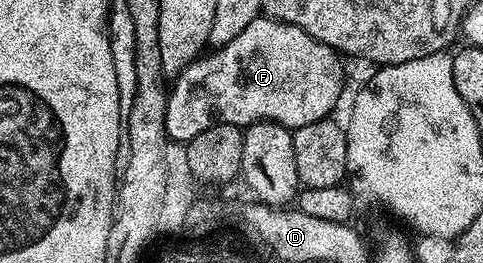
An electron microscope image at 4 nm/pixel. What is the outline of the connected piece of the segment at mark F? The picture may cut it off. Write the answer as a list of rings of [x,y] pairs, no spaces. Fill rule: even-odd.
[[[259,16],[256,20],[252,20],[252,24],[248,24],[248,28],[244,28],[244,32],[240,32],[240,36],[236,36],[236,40],[228,40],[228,44],[224,44],[223,46],[219,46],[199,55],[173,79],[166,101],[166,135],[171,141],[187,143],[198,136],[200,132],[204,132],[205,129],[224,122],[243,128],[251,126],[253,122],[279,122],[281,126],[285,126],[287,130],[293,132],[300,128],[304,128],[304,124],[312,124],[313,122],[319,122],[321,118],[329,118],[335,113],[333,111],[334,105],[337,104],[338,97],[342,94],[341,61],[343,62],[343,59],[340,57],[337,50],[333,50],[328,44],[317,42],[315,38],[308,36],[308,32],[304,32],[292,24],[277,22],[275,18]]]

